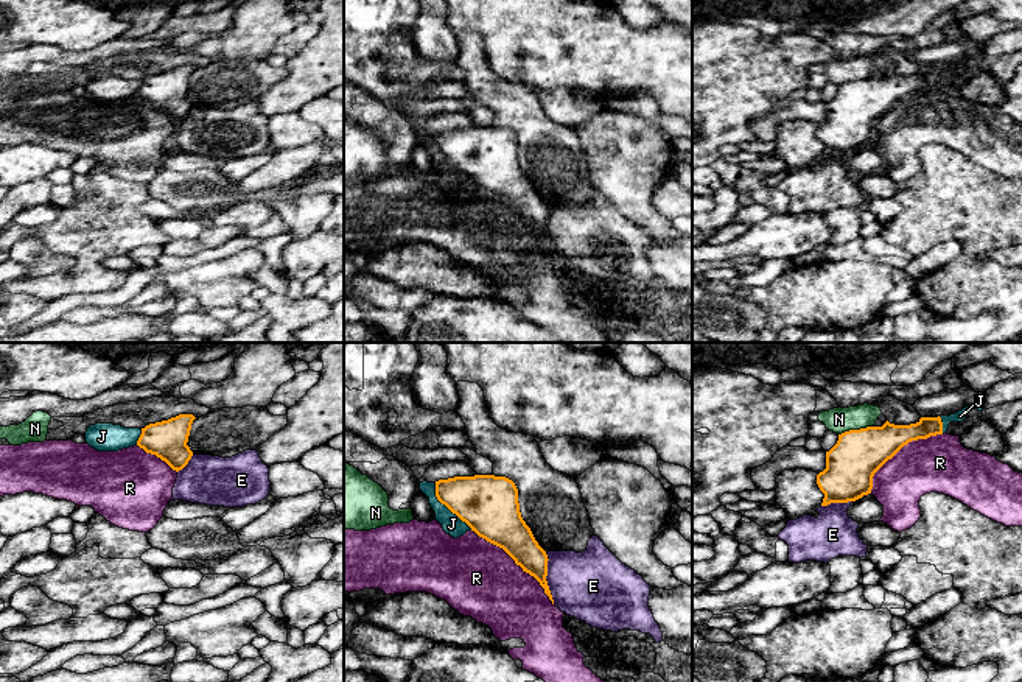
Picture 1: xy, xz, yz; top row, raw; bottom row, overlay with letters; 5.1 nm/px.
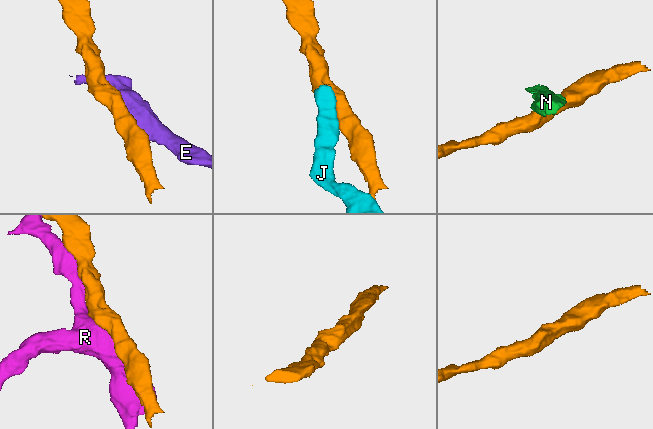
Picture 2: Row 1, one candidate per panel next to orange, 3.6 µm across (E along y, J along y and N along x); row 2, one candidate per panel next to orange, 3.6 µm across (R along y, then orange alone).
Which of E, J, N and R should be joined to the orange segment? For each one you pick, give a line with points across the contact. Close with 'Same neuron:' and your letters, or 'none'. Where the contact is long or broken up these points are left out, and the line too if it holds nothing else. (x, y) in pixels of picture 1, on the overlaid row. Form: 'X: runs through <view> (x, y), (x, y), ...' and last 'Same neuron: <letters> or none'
Same neuron: none

